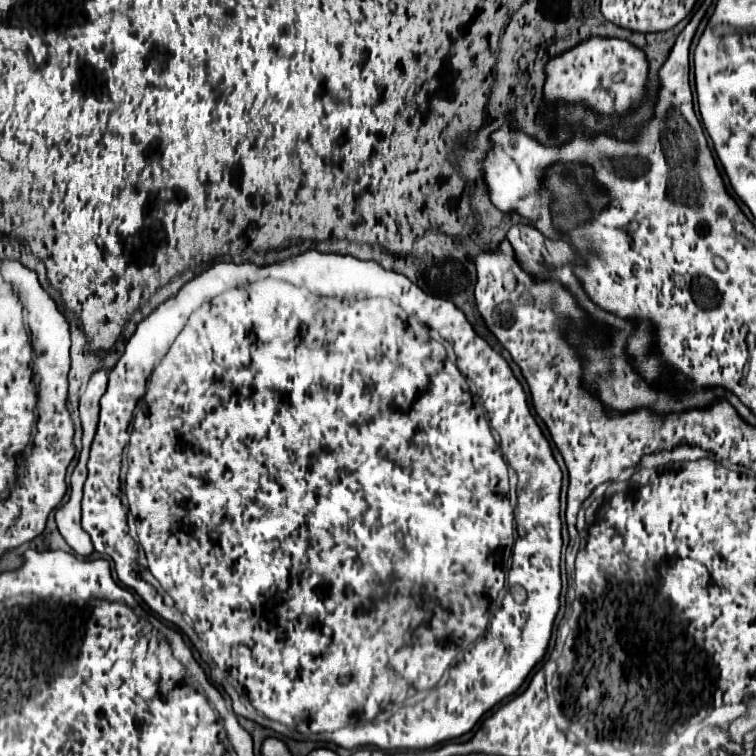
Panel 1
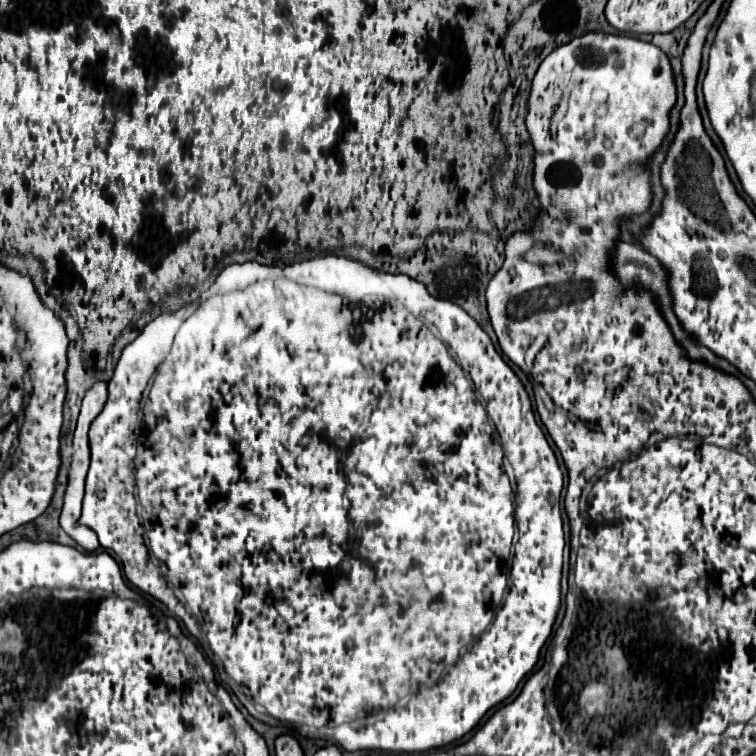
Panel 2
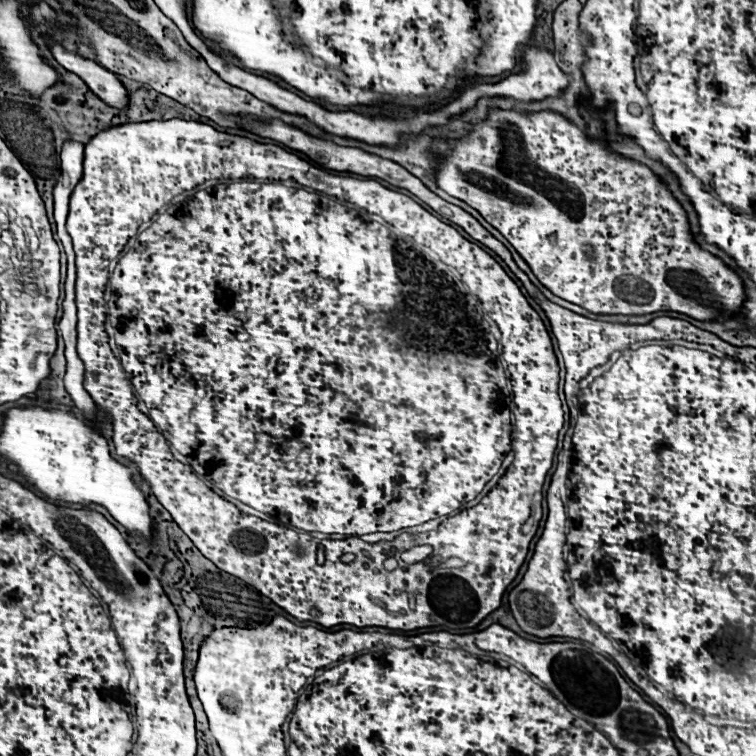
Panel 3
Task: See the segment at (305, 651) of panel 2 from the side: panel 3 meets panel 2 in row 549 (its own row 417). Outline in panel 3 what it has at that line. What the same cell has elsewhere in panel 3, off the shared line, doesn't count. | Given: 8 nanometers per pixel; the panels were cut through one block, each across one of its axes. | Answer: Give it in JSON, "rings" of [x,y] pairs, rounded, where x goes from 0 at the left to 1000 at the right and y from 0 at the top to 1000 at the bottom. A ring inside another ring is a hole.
{"rings":[[[228,156],[228,159],[220,159],[220,161],[177,161],[177,164],[161,164],[161,167],[156,167],[156,169],[143,169],[143,172],[140,172],[140,175],[132,175],[132,177],[130,177],[130,180],[124,180],[124,183],[122,183],[122,185],[119,185],[119,188],[116,188],[116,190],[114,190],[114,198],[111,198],[111,228],[108,228],[108,235],[106,235],[106,241],[103,241],[103,243],[101,243],[101,249],[98,249],[98,254],[95,254],[95,259],[93,259],[93,280],[90,280],[90,294],[87,294],[87,304],[90,304],[90,310],[93,310],[93,312],[95,312],[95,323],[98,323],[98,333],[101,333],[101,357],[103,357],[103,368],[101,368],[101,405],[103,405],[103,471],[106,471],[106,474],[108,474],[108,479],[111,479],[111,484],[114,484],[114,492],[111,492],[111,516],[114,516],[114,519],[116,519],[116,521],[119,521],[119,524],[122,524],[122,526],[124,526],[124,532],[127,532],[127,537],[130,537],[130,540],[132,540],[132,542],[135,542],[135,545],[138,545],[138,548],[140,548],[140,553],[143,553],[143,556],[146,556],[146,558],[148,558],[148,585],[151,585],[151,593],[153,593],[153,601],[156,601],[156,603],[161,603],[161,606],[169,606],[169,608],[172,608],[172,611],[175,611],[175,614],[180,614],[180,619],[183,619],[183,624],[185,624],[185,627],[188,627],[188,632],[190,632],[190,638],[193,638],[193,640],[196,640],[196,643],[198,643],[198,648],[201,648],[201,653],[204,653],[204,656],[206,656],[206,659],[209,659],[209,664],[212,664],[212,667],[214,667],[214,669],[217,669],[217,672],[220,672],[220,675],[222,675],[222,677],[225,677],[225,680],[228,680],[228,685],[230,685],[230,690],[233,690],[233,693],[235,693],[235,696],[238,696],[238,698],[241,698],[241,704],[243,704],[243,706],[246,706],[246,709],[249,709],[249,712],[251,712],[251,714],[254,714],[254,717],[257,717],[257,722],[259,722],[259,725],[262,725],[262,728],[265,728],[265,730],[267,730],[267,733],[270,733],[270,735],[272,735],[272,738],[275,738],[275,741],[280,741],[280,743],[283,743],[283,746],[286,746],[286,749],[288,749],[288,751],[291,751],[291,754],[296,754],[296,757],[302,757],[302,759],[307,759],[307,762],[315,762],[315,765],[320,765],[320,767],[323,767],[323,770],[328,770],[328,772],[333,772],[333,775],[336,775],[336,778],[341,778],[341,780],[344,780],[344,783],[347,783],[347,786],[349,786],[349,788],[354,788],[354,791],[357,791],[357,794],[360,794],[360,796],[362,796],[362,799],[368,799],[368,802],[370,802],[370,804],[376,804],[376,807],[378,807],[378,810],[381,810],[381,812],[386,812],[386,815],[389,815],[389,817],[392,817],[392,820],[397,820],[397,823],[405,823],[405,820],[410,820],[410,823],[418,823],[418,825],[426,825],[426,828],[431,828],[431,831],[437,831],[437,828],[444,828],[444,825],[468,825],[468,828],[476,828],[476,831],[481,831],[481,828],[505,828],[505,831],[519,831],[519,833],[548,833],[548,831],[561,831],[561,828],[593,828],[593,831],[627,831],[627,828],[632,828],[632,825],[635,825],[635,823],[638,823],[638,820],[640,820],[640,817],[643,817],[643,815],[646,815],[646,812],[648,812],[648,810],[653,810],[653,807],[656,807],[656,804],[661,804],[661,796],[664,796],[664,786],[667,786],[667,783],[669,783],[669,778],[672,778],[672,775],[675,775],[675,770],[677,770],[677,767],[680,767],[680,765],[683,765],[683,762],[685,762],[685,754],[688,754],[688,749],[690,749],[690,746],[693,746],[693,738],[696,738],[696,730],[698,730],[698,722],[701,722],[701,717],[704,717],[704,712],[706,712],[706,709],[709,709],[709,701],[712,701],[712,693],[714,693],[714,685],[717,685],[717,669],[714,669],[714,664],[717,664],[717,640],[720,640],[720,632],[722,632],[722,627],[725,627],[725,622],[728,622],[728,619],[730,619],[730,603],[733,603],[733,598],[735,598],[735,582],[738,582],[738,571],[741,571],[741,566],[743,566],[743,563],[746,563],[746,545],[743,545],[743,532],[741,532],[741,526],[738,526],[738,489],[741,489],[741,487],[738,487],[738,476],[735,476],[735,468],[733,468],[733,460],[730,460],[730,447],[728,447],[728,442],[725,442],[725,437],[722,437],[722,431],[720,431],[720,426],[717,426],[717,421],[714,421],[714,418],[712,418],[712,413],[709,413],[709,410],[706,410],[706,407],[704,407],[704,405],[701,405],[701,402],[698,402],[698,397],[696,397],[696,394],[693,394],[693,389],[690,389],[690,386],[688,386],[688,381],[685,381],[685,378],[683,378],[683,376],[680,376],[680,373],[677,373],[677,368],[675,368],[675,365],[672,365],[672,362],[669,362],[669,360],[667,360],[667,354],[664,354],[664,352],[661,352],[661,349],[659,349],[659,347],[656,347],[656,344],[653,344],[653,341],[651,341],[651,339],[648,339],[648,336],[646,336],[646,333],[640,333],[640,331],[638,331],[638,328],[635,328],[635,325],[630,325],[630,323],[624,323],[624,320],[619,320],[619,317],[614,317],[614,315],[611,315],[611,312],[608,312],[608,310],[606,310],[606,307],[603,307],[603,304],[601,304],[601,302],[598,302],[598,299],[593,299],[593,296],[587,296],[587,294],[582,294],[582,291],[579,291],[579,288],[577,288],[577,286],[571,286],[571,283],[569,283],[569,280],[563,280],[563,278],[561,278],[561,275],[558,275],[558,272],[556,272],[556,270],[550,270],[550,267],[548,267],[548,265],[542,265],[542,262],[540,262],[540,259],[534,259],[534,257],[529,257],[529,254],[519,254],[519,251],[513,251],[513,249],[508,249],[508,246],[505,246],[505,243],[500,243],[500,241],[495,241],[495,238],[471,238],[471,235],[452,235],[452,233],[437,233],[437,230],[431,230],[431,228],[429,228],[429,225],[423,225],[423,222],[415,222],[415,220],[413,220],[413,217],[407,217],[407,214],[405,214],[405,212],[397,212],[397,209],[394,209],[394,206],[389,206],[389,204],[384,204],[384,201],[378,201],[378,198],[373,198],[373,196],[370,196],[370,193],[362,193],[362,190],[344,190],[344,188],[336,188],[336,185],[328,185],[328,183],[320,183],[320,180],[307,180],[307,177],[299,177],[299,175],[288,175],[288,172],[283,172],[283,169],[280,169],[280,167],[275,167],[275,164],[267,164],[267,161],[257,161],[257,159],[235,159],[235,156]],[[280,235],[303,235],[303,237],[327,237],[327,235],[329,235],[329,237],[343,237],[343,235],[347,235],[347,237],[356,237],[356,238],[361,238],[361,239],[376,239],[376,238],[381,238],[381,235],[386,235],[386,238],[389,238],[389,239],[392,239],[392,241],[394,241],[394,243],[399,243],[399,246],[410,246],[410,249],[415,249],[415,251],[417,251],[417,253],[421,253],[421,254],[429,254],[429,257],[439,257],[439,259],[443,259],[443,261],[444,261],[444,262],[446,262],[446,263],[448,263],[448,265],[450,265],[450,266],[458,266],[458,267],[463,267],[463,269],[466,269],[466,270],[471,270],[471,276],[472,276],[472,278],[483,278],[483,279],[484,279],[484,280],[485,280],[485,278],[487,278],[487,280],[485,280],[485,282],[487,282],[487,283],[495,283],[495,284],[497,284],[497,286],[503,286],[503,288],[508,288],[508,291],[511,291],[511,294],[513,294],[513,296],[515,296],[515,298],[516,298],[516,296],[519,296],[519,298],[516,298],[516,299],[515,299],[515,304],[513,304],[513,302],[511,302],[511,299],[505,299],[505,296],[500,296],[500,294],[499,294],[499,292],[497,292],[497,294],[491,294],[491,292],[492,292],[492,291],[489,291],[489,290],[491,290],[491,288],[487,288],[487,291],[474,291],[474,286],[468,286],[468,280],[463,280],[463,278],[460,278],[460,275],[459,275],[459,274],[458,274],[458,272],[456,272],[456,271],[454,271],[454,270],[452,270],[452,269],[447,269],[447,267],[442,267],[442,265],[438,265],[438,263],[434,263],[434,262],[429,262],[429,259],[423,259],[423,257],[413,257],[413,254],[407,254],[407,253],[405,253],[405,251],[402,251],[402,250],[397,250],[397,249],[381,249],[381,246],[376,246],[376,245],[374,245],[374,243],[372,243],[372,242],[369,242],[369,241],[361,241],[361,242],[354,242],[354,243],[344,243],[344,242],[340,242],[340,241],[320,241],[320,243],[288,243],[288,246],[283,246],[283,249],[275,249],[275,251],[267,251],[267,254],[262,254],[262,257],[257,257],[257,259],[254,259],[254,262],[249,262],[249,265],[246,265],[246,267],[243,267],[243,270],[246,270],[246,275],[238,275],[238,272],[235,272],[235,275],[225,275],[225,278],[222,278],[222,280],[220,280],[220,283],[214,283],[214,286],[209,286],[209,291],[206,291],[206,294],[204,294],[204,296],[201,296],[201,299],[198,299],[198,302],[196,302],[196,304],[190,304],[190,310],[188,310],[188,312],[190,312],[190,315],[188,315],[188,321],[187,321],[187,320],[184,320],[184,317],[183,317],[183,315],[181,315],[181,320],[180,320],[180,321],[179,321],[179,324],[177,324],[177,327],[176,327],[176,328],[175,328],[175,329],[172,329],[172,331],[171,331],[171,332],[169,332],[169,333],[168,333],[168,335],[165,335],[165,336],[164,336],[164,337],[161,337],[161,328],[164,328],[164,325],[167,325],[167,320],[169,320],[169,319],[171,319],[171,316],[169,316],[169,315],[172,315],[172,312],[177,312],[177,307],[183,307],[183,302],[185,302],[185,299],[188,299],[188,296],[190,296],[190,294],[196,294],[196,292],[198,292],[198,291],[201,291],[201,286],[204,286],[204,283],[209,283],[209,278],[212,278],[212,275],[214,275],[214,272],[217,272],[217,270],[220,270],[220,267],[225,267],[225,265],[228,265],[228,262],[230,262],[230,259],[235,259],[235,257],[241,257],[241,254],[246,254],[246,251],[249,251],[249,249],[259,249],[259,246],[265,246],[265,243],[267,243],[267,241],[272,241],[272,238],[280,238]],[[480,275],[481,275],[481,276],[480,276]],[[488,280],[489,280],[489,282],[488,282]],[[481,292],[483,292],[483,294],[481,294]],[[521,299],[524,299],[524,302],[522,302],[522,300],[521,300]],[[530,304],[532,304],[532,306],[530,306]],[[516,306],[517,306],[517,307],[516,307]],[[533,307],[540,307],[540,310],[542,310],[542,312],[541,312],[541,311],[538,311],[538,310],[536,310],[536,308],[533,308]],[[519,308],[520,308],[520,310],[519,310]],[[544,312],[548,312],[548,317],[549,317],[549,319],[550,319],[550,317],[553,317],[553,320],[548,320],[548,321],[553,321],[553,323],[561,323],[561,325],[566,325],[566,328],[570,328],[570,329],[571,329],[571,331],[573,331],[573,332],[575,332],[575,333],[579,333],[579,339],[582,339],[582,344],[585,344],[585,345],[582,345],[582,344],[570,344],[570,345],[566,345],[566,344],[563,344],[563,341],[561,341],[561,339],[558,339],[558,336],[556,336],[556,332],[557,332],[557,331],[545,331],[545,328],[542,328],[542,327],[546,327],[546,313],[544,313]],[[524,313],[525,313],[525,315],[524,315]],[[526,316],[529,316],[529,317],[526,317]],[[532,317],[533,317],[533,319],[534,319],[534,320],[537,320],[537,321],[540,321],[540,323],[541,323],[541,328],[540,328],[540,325],[537,325],[537,323],[534,323],[534,320],[532,320]],[[156,333],[160,333],[160,336],[159,336],[159,339],[157,339],[157,340],[156,340]],[[151,341],[152,341],[152,343],[151,343]],[[146,344],[148,344],[148,345],[147,345],[147,347],[146,347]],[[587,347],[590,347],[590,349],[589,349],[589,348],[587,348]],[[591,349],[593,349],[593,351],[591,351]],[[143,352],[144,352],[144,353],[143,353]],[[598,352],[601,352],[601,353],[598,353]],[[602,354],[603,354],[603,356],[602,356]],[[492,357],[495,357],[495,360],[492,360]],[[604,357],[606,357],[606,358],[604,358]],[[143,358],[144,358],[144,372],[140,372],[140,370],[143,370]],[[587,360],[590,360],[590,361],[591,361],[591,362],[593,362],[593,364],[594,364],[594,366],[597,366],[597,368],[590,368],[590,362],[587,362]],[[607,360],[608,360],[608,362],[611,362],[611,370],[614,370],[614,373],[611,373],[611,381],[608,381],[608,370],[610,370],[610,364],[608,364],[608,362],[607,362]],[[521,362],[524,362],[524,365],[521,365]],[[529,370],[532,370],[532,373],[529,373]],[[534,370],[537,370],[537,373],[534,373]],[[142,373],[143,373],[143,374],[142,374]],[[537,376],[540,376],[540,381],[537,381]],[[508,378],[511,378],[511,381],[508,381]],[[616,378],[622,378],[622,384],[619,384],[619,381],[616,381]],[[590,384],[593,384],[593,402],[590,402]],[[622,386],[624,386],[624,389],[622,389]],[[537,389],[540,389],[540,392],[537,392]],[[627,389],[630,389],[630,390],[627,390]],[[631,392],[632,392],[632,393],[631,393]],[[632,394],[635,394],[635,398],[634,398],[634,396],[632,396]],[[636,399],[638,399],[638,402],[640,402],[640,407],[638,407],[638,402],[636,402]],[[630,407],[631,407],[631,409],[632,409],[632,410],[630,410]],[[640,410],[643,410],[643,413],[646,413],[646,415],[648,415],[648,418],[651,418],[651,421],[653,421],[653,427],[655,427],[655,426],[656,426],[656,427],[655,427],[655,429],[657,429],[657,431],[659,431],[659,434],[660,434],[660,438],[661,438],[661,439],[664,439],[664,450],[663,450],[663,451],[661,451],[661,448],[663,448],[663,443],[660,443],[660,447],[659,447],[659,450],[657,450],[657,446],[655,446],[655,444],[653,444],[653,443],[652,443],[652,444],[651,444],[651,442],[648,442],[648,434],[651,434],[651,423],[648,423],[648,418],[646,418],[646,415],[643,415],[643,413],[640,413]],[[241,413],[243,413],[243,415],[241,415]],[[632,429],[635,429],[635,452],[632,452],[632,447],[630,447],[630,444],[632,444]],[[251,431],[254,431],[254,437],[251,437]],[[140,440],[142,440],[142,443],[143,443],[143,444],[140,444]],[[653,446],[655,446],[655,447],[653,447]],[[143,447],[144,447],[144,451],[143,451]],[[656,450],[657,450],[657,452],[659,452],[659,458],[656,458]],[[143,454],[144,454],[144,455],[143,455]],[[146,456],[147,456],[147,458],[148,458],[148,462],[147,462],[147,463],[146,463]],[[659,464],[660,464],[660,472],[661,472],[661,471],[663,471],[663,472],[664,472],[664,471],[667,471],[667,474],[665,474],[665,476],[667,476],[667,479],[664,479],[664,481],[665,481],[665,483],[667,483],[667,484],[668,484],[668,485],[669,485],[669,487],[664,487],[664,481],[661,481],[661,479],[659,479],[659,475],[660,475],[660,472],[659,472]],[[148,466],[149,466],[149,467],[151,467],[151,468],[148,468]],[[663,468],[664,468],[664,470],[663,470]],[[153,474],[155,474],[155,475],[156,475],[156,476],[153,476]],[[668,476],[669,476],[669,478],[668,478]],[[671,479],[672,479],[672,492],[675,492],[675,503],[677,503],[677,516],[680,516],[680,534],[683,534],[683,542],[680,542],[680,571],[677,571],[677,595],[680,595],[680,598],[679,598],[679,597],[675,597],[675,571],[676,571],[676,570],[675,570],[675,566],[676,566],[676,553],[675,553],[675,550],[676,550],[676,545],[675,545],[675,540],[672,540],[672,532],[675,532],[675,522],[676,522],[676,520],[675,520],[675,519],[672,519],[672,511],[671,511],[671,507],[672,507],[672,501],[673,501],[673,500],[671,500],[671,499],[669,499],[669,491],[671,491]],[[159,481],[161,481],[161,484],[159,484]],[[164,491],[165,491],[165,492],[164,492]],[[167,497],[168,497],[168,499],[169,499],[169,500],[172,500],[172,503],[169,503],[169,500],[167,500]],[[630,497],[632,497],[632,503],[630,503]],[[653,503],[656,503],[656,508],[653,508]],[[172,505],[175,505],[175,513],[177,513],[177,519],[180,519],[180,524],[183,524],[183,526],[188,526],[188,529],[190,529],[190,532],[196,532],[196,550],[190,550],[190,548],[188,548],[188,545],[185,545],[185,542],[183,542],[183,537],[180,537],[180,524],[177,524],[177,519],[175,519],[175,513],[172,513]],[[198,558],[201,558],[201,561],[204,561],[204,563],[201,563],[201,561],[198,561]],[[204,566],[209,566],[209,571],[206,571],[206,569],[204,569]],[[291,569],[294,569],[294,571],[291,571]],[[212,571],[214,571],[214,574],[212,574]],[[217,577],[220,577],[220,579],[217,579]],[[220,582],[222,582],[222,585],[220,585]],[[222,587],[225,587],[225,590],[222,590]],[[246,587],[251,587],[251,593],[246,593]],[[228,593],[230,593],[230,595],[235,595],[235,598],[238,598],[238,601],[243,601],[243,603],[251,603],[251,606],[254,606],[254,608],[251,608],[251,616],[254,616],[254,619],[251,619],[251,616],[246,616],[246,614],[238,614],[238,611],[235,611],[235,608],[233,608],[233,606],[230,606],[230,603],[228,603]],[[669,598],[672,598],[672,599],[671,599],[671,601],[669,601]],[[680,601],[683,601],[683,606],[681,606],[681,603],[680,603]],[[667,603],[668,603],[668,604],[667,604]],[[664,608],[665,608],[665,611],[664,611]],[[679,610],[680,610],[680,611],[679,611]],[[661,614],[664,614],[664,615],[663,615],[663,619],[661,619]],[[676,614],[677,614],[677,616],[675,616],[675,615],[676,615]],[[673,616],[675,616],[675,619],[672,619],[672,618],[673,618]],[[659,619],[661,619],[661,620],[660,620],[660,623],[659,623]],[[671,619],[672,619],[672,622],[671,622]],[[254,622],[257,622],[257,624],[259,624],[259,627],[262,627],[262,630],[265,630],[265,632],[275,632],[275,635],[278,635],[278,638],[280,638],[280,640],[283,640],[283,643],[288,643],[288,646],[291,646],[291,648],[294,648],[294,651],[299,651],[299,653],[302,653],[302,656],[307,656],[307,659],[312,659],[312,661],[317,661],[317,664],[323,664],[323,667],[328,667],[328,669],[333,669],[333,672],[339,672],[339,675],[344,675],[344,677],[352,677],[352,680],[357,680],[357,683],[360,683],[360,685],[365,685],[365,688],[368,688],[368,690],[370,690],[370,693],[376,693],[376,696],[372,696],[372,694],[368,694],[368,693],[365,693],[365,692],[360,692],[360,690],[353,690],[353,689],[349,689],[349,688],[347,688],[347,687],[344,687],[344,685],[339,685],[339,683],[333,683],[333,681],[328,681],[328,680],[320,680],[320,677],[317,677],[317,675],[315,675],[315,672],[312,672],[312,669],[310,669],[310,667],[307,667],[307,664],[302,664],[302,661],[296,661],[296,659],[294,659],[294,656],[290,656],[290,655],[287,655],[287,653],[286,653],[286,652],[284,652],[284,651],[280,651],[280,648],[278,648],[278,646],[272,646],[272,640],[267,640],[267,635],[265,635],[265,632],[262,632],[262,630],[257,630],[257,624],[254,624]],[[656,624],[659,624],[659,627],[656,627]],[[668,624],[669,624],[669,627],[667,627],[667,626],[668,626]],[[653,627],[656,627],[656,628],[655,628],[655,630],[653,630]],[[665,627],[667,627],[667,630],[664,630],[664,628],[665,628]],[[651,630],[652,630],[652,631],[651,631]],[[663,631],[664,631],[664,632],[663,632]],[[648,632],[651,632],[651,634],[649,634],[649,635],[648,635]],[[660,634],[661,634],[661,638],[659,638],[659,635],[660,635]],[[646,635],[648,635],[648,636],[647,636],[647,638],[646,638]],[[643,638],[646,638],[646,639],[644,639],[644,640],[643,640]],[[657,639],[659,639],[659,640],[657,640]],[[640,640],[643,640],[643,642],[642,642],[642,644],[640,644]],[[655,642],[656,642],[656,643],[655,643]],[[652,644],[653,644],[653,646],[652,646]],[[638,646],[640,646],[640,647],[639,647],[639,648],[638,648]],[[649,647],[651,647],[651,648],[649,648]],[[647,649],[648,649],[648,656],[642,656],[642,655],[643,655],[643,653],[646,653],[646,651],[647,651]],[[635,651],[636,651],[636,655],[638,655],[638,656],[640,656],[640,659],[638,659],[638,661],[635,661],[635,667],[626,667],[626,665],[624,665],[624,664],[627,664],[627,663],[628,663],[628,661],[627,661],[627,659],[630,659],[630,656],[632,656],[632,653],[635,653]],[[622,661],[626,661],[626,663],[622,663]],[[616,664],[618,664],[618,665],[616,665]],[[608,667],[614,667],[614,668],[612,668],[612,669],[610,669],[610,672],[608,672]],[[628,668],[630,668],[630,669],[628,669]],[[626,669],[627,669],[627,672],[623,672],[623,671],[626,671]],[[606,672],[608,672],[608,675],[612,675],[612,673],[619,673],[619,675],[616,675],[616,677],[608,677],[608,680],[603,680],[603,683],[599,683],[599,679],[597,679],[597,680],[595,680],[595,677],[601,677],[601,675],[606,675]],[[579,680],[595,680],[595,683],[598,683],[598,685],[593,685],[593,688],[590,688],[590,690],[586,690],[586,689],[587,689],[587,687],[589,687],[589,683],[582,683],[582,684],[579,684]],[[571,685],[577,685],[577,687],[571,687]],[[566,688],[567,688],[567,689],[566,689]],[[561,690],[562,690],[562,692],[561,692]],[[582,692],[585,692],[585,693],[582,693]],[[553,693],[557,693],[557,694],[553,694]],[[581,694],[582,694],[582,696],[581,696]],[[377,696],[384,696],[384,698],[380,698],[380,697],[377,697]],[[542,696],[548,696],[548,697],[542,697]],[[578,697],[579,697],[579,698],[578,698]],[[385,698],[392,698],[392,701],[390,701],[390,700],[385,700]],[[394,698],[397,698],[397,701],[402,701],[402,704],[394,704]],[[529,698],[534,698],[534,700],[532,700],[532,701],[530,701],[530,702],[522,702],[522,704],[521,704],[521,701],[529,701]],[[575,700],[577,700],[577,701],[575,701]],[[567,701],[569,701],[569,704],[563,704],[563,702],[567,702]],[[407,704],[411,704],[411,705],[410,705],[410,706],[407,706]],[[423,704],[426,704],[426,705],[423,705]],[[492,704],[499,704],[499,705],[492,705]],[[508,704],[515,704],[515,705],[508,705]],[[529,704],[537,704],[537,705],[532,705],[532,706],[529,706]],[[427,705],[429,705],[429,706],[427,706]],[[442,705],[447,705],[447,706],[442,706]],[[540,705],[541,705],[541,706],[540,706]],[[550,705],[556,705],[556,706],[550,706]],[[389,706],[392,706],[392,709],[389,709]],[[434,706],[437,706],[437,708],[434,708]],[[451,706],[452,706],[452,708],[451,708]],[[476,706],[484,706],[484,708],[478,708],[478,709],[476,709]],[[528,706],[529,706],[529,708],[528,708]],[[542,706],[544,706],[544,708],[548,708],[548,709],[542,709]],[[526,708],[528,708],[528,709],[526,709]],[[458,709],[464,709],[464,710],[462,710],[462,712],[460,712],[460,714],[455,714],[455,717],[452,717],[452,714],[451,714],[451,713],[456,713],[456,712],[458,712]],[[472,709],[474,709],[474,710],[472,710]],[[415,710],[418,710],[418,712],[415,712]],[[522,710],[524,710],[524,712],[522,712]],[[421,713],[422,713],[422,714],[421,714]],[[427,713],[438,713],[438,714],[450,714],[450,722],[447,722],[447,725],[450,725],[450,728],[447,728],[447,725],[439,725],[439,728],[437,728],[437,730],[450,730],[450,735],[452,735],[452,733],[460,733],[460,730],[468,730],[468,733],[471,733],[471,735],[474,735],[474,741],[468,741],[468,743],[463,743],[463,746],[452,746],[452,743],[450,743],[450,735],[442,735],[442,733],[439,733],[439,735],[437,735],[437,741],[429,741],[429,743],[426,743],[426,746],[423,746],[423,743],[421,743],[421,735],[423,735],[423,714],[427,714]],[[478,713],[479,713],[479,714],[478,714]],[[520,713],[521,713],[521,714],[520,714]],[[517,714],[519,714],[519,716],[517,716]],[[501,716],[503,716],[503,717],[501,717]],[[497,717],[499,717],[499,718],[497,718]],[[489,718],[492,718],[492,720],[489,720]],[[493,718],[496,718],[496,720],[493,720]],[[556,720],[569,720],[569,722],[571,722],[571,725],[574,725],[574,730],[571,730],[571,733],[574,733],[574,735],[577,735],[577,733],[579,733],[579,735],[583,735],[583,743],[587,743],[587,742],[590,742],[590,741],[591,741],[591,739],[594,739],[594,738],[611,738],[611,741],[614,741],[614,743],[622,743],[622,746],[616,746],[616,749],[614,749],[614,751],[587,751],[587,749],[585,749],[585,746],[577,746],[577,743],[569,743],[569,741],[563,741],[563,743],[554,743],[554,745],[549,745],[549,746],[545,746],[545,747],[541,747],[541,749],[540,749],[540,750],[538,750],[538,746],[536,746],[536,745],[534,745],[534,743],[533,743],[533,742],[532,742],[532,739],[530,739],[530,738],[529,738],[529,734],[530,734],[530,733],[532,733],[532,730],[534,730],[534,728],[542,728],[542,725],[545,725],[545,722],[556,722]],[[521,733],[524,733],[524,739],[525,739],[525,742],[526,742],[526,747],[528,747],[528,750],[525,750],[525,751],[524,751],[524,754],[519,754],[519,757],[508,757],[508,751],[505,751],[505,749],[503,749],[503,746],[505,746],[505,743],[508,743],[508,738],[516,738],[516,735],[521,735]],[[476,738],[481,738],[481,741],[484,741],[484,746],[481,746],[481,749],[474,749],[474,746],[471,746],[471,743],[479,743],[479,741],[476,741]],[[503,741],[505,741],[505,743],[503,743]],[[492,746],[495,746],[495,749],[492,749]],[[484,749],[487,749],[487,751],[484,751]],[[533,751],[536,751],[536,753],[533,753]],[[439,754],[442,754],[442,757],[439,757]],[[439,759],[442,759],[442,762],[439,762]],[[540,802],[542,802],[542,804],[540,804]],[[553,802],[556,802],[556,810],[553,810]],[[569,802],[574,802],[574,804],[569,804]]]}

